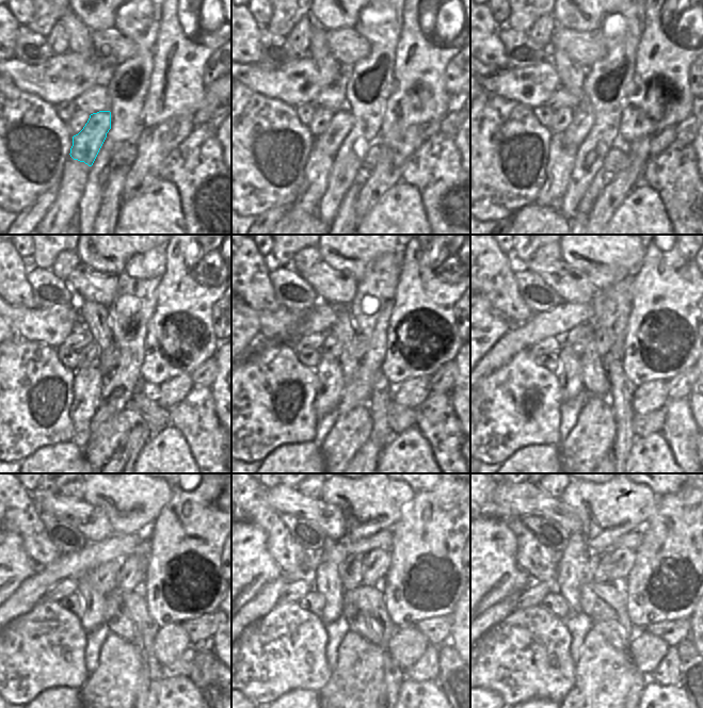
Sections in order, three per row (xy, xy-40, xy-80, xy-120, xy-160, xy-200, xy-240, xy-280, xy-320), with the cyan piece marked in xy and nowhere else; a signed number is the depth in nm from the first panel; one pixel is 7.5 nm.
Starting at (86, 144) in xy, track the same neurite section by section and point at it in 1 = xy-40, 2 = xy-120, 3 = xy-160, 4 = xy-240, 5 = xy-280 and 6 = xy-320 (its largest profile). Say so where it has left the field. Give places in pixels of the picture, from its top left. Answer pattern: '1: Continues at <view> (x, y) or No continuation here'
1: Continues at xy-40 (329, 142)
2: Continues at xy-120 (107, 360)
3: Continues at xy-160 (358, 343)
4: Continues at xy-240 (133, 568)
5: Continues at xy-280 (376, 563)
6: Continues at xy-320 (618, 563).

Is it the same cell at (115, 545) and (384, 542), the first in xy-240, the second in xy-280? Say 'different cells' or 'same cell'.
same cell

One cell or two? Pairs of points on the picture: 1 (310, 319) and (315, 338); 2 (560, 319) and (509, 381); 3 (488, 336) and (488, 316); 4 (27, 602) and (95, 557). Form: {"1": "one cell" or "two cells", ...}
{"1": "two cells", "2": "two cells", "3": "one cell", "4": "one cell"}

